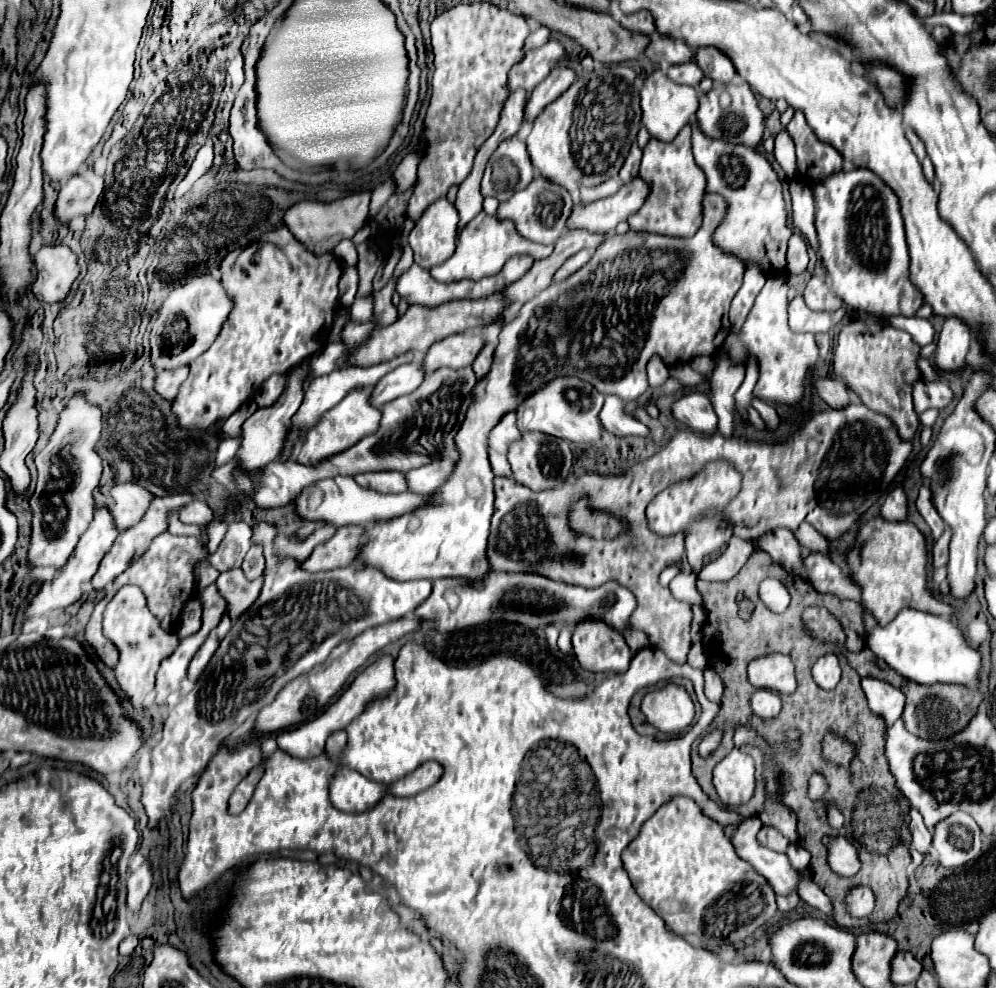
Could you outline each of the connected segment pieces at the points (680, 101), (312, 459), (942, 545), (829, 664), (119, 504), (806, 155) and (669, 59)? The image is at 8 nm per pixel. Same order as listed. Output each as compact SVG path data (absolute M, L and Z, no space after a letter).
M656 70L646 78L644 88L640 90L640 98L642 98L640 100L642 124L646 126L652 138L662 140L662 142L672 142L678 136L680 128L690 124L698 108L698 92L692 86L682 86L682 84L668 80L662 70Z
M354 388L352 392L348 392L348 396L344 396L344 400L340 400L340 404L336 404L336 408L330 408L328 412L324 412L316 428L308 430L308 436L304 438L302 450L296 460L300 464L318 464L328 456L348 450L352 444L356 444L356 440L362 440L364 436L376 432L376 428L380 426L382 412L372 406L370 398L372 398L372 390Z
M946 528L942 538L932 548L932 566L934 568L942 568L946 564L946 560L948 560L948 542L950 542L950 530Z
M831 653L818 659L812 668L815 682L825 690L834 689L841 678L841 667L837 655Z
M136 482L116 484L110 490L110 494L114 498L114 504L110 506L110 510L120 530L126 530L132 524L140 522L144 518L144 512L148 512L148 504L152 504L152 500L156 498Z
M796 110L792 122L786 126L794 144L798 166L814 166L814 164L833 164L833 173L842 168L842 156L830 144L824 144L816 138L812 128L806 124L806 118L800 110Z
M660 36L658 40L648 42L648 48L644 50L644 56L652 60L654 64L682 64L694 60L694 50L686 46L682 40L672 40L670 36Z

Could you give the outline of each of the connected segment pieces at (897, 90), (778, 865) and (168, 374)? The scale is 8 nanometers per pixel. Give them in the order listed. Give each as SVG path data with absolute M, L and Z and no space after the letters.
M868 64L870 74L878 80L878 88L890 108L904 106L904 76L896 68L884 68L884 64Z
M746 818L736 834L732 836L732 846L736 848L736 854L752 864L752 868L768 880L772 890L780 896L786 896L790 892L796 892L796 884L800 880L798 870L794 870L788 864L786 854L772 852L764 848L756 840L756 832L762 828L760 818Z
M182 366L182 368L176 368L176 370L162 370L156 376L154 390L160 392L160 396L166 398L166 400L174 400L176 394L178 394L180 384L186 378L188 378L188 366Z

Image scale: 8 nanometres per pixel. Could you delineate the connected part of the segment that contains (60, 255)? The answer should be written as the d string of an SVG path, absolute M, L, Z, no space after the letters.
M42 246L36 254L36 270L38 270L38 278L32 286L32 292L44 304L54 304L54 302L66 300L72 290L72 284L80 276L78 256L68 246Z

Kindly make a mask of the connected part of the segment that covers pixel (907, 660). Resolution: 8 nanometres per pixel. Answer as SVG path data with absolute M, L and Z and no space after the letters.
M912 608L900 610L898 616L886 626L876 624L868 634L866 646L898 674L918 684L970 684L978 680L980 674L980 654L968 646L956 624L948 618Z

